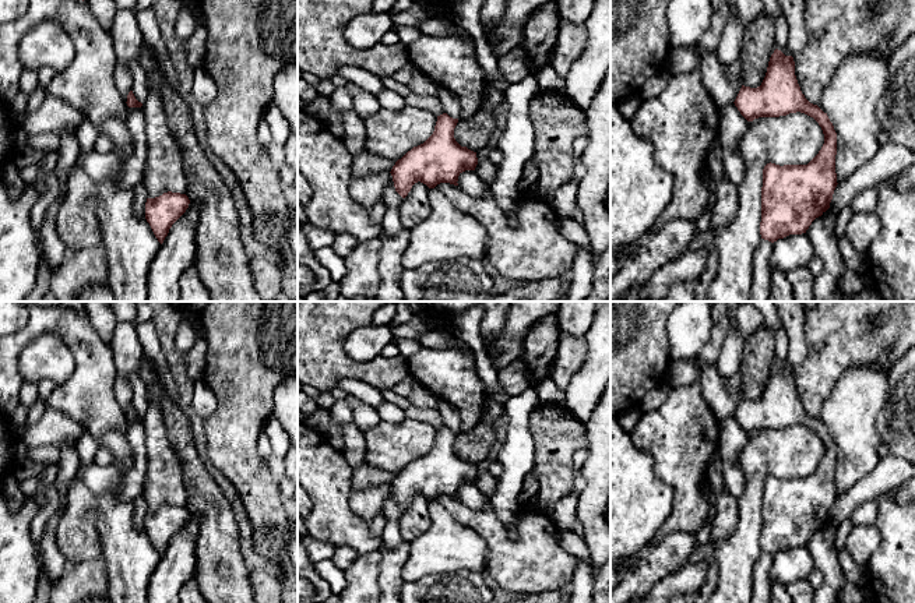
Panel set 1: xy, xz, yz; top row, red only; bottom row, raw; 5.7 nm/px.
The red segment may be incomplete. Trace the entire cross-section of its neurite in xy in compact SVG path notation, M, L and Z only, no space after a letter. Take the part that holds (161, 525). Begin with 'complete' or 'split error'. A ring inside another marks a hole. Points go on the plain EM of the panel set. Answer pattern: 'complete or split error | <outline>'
complete | M172 504L155 511L147 511L145 532L161 557L172 537L186 525L189 516L190 512L186 507Z

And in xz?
complete | M447 426L437 429L433 447L413 459L391 482L395 504L405 511L418 494L434 501L440 496L458 498L458 489L475 483L476 465L461 459L454 451L458 431Z

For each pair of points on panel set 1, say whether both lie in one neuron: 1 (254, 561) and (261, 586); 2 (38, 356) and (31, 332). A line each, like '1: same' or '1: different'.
1: same
2: different

